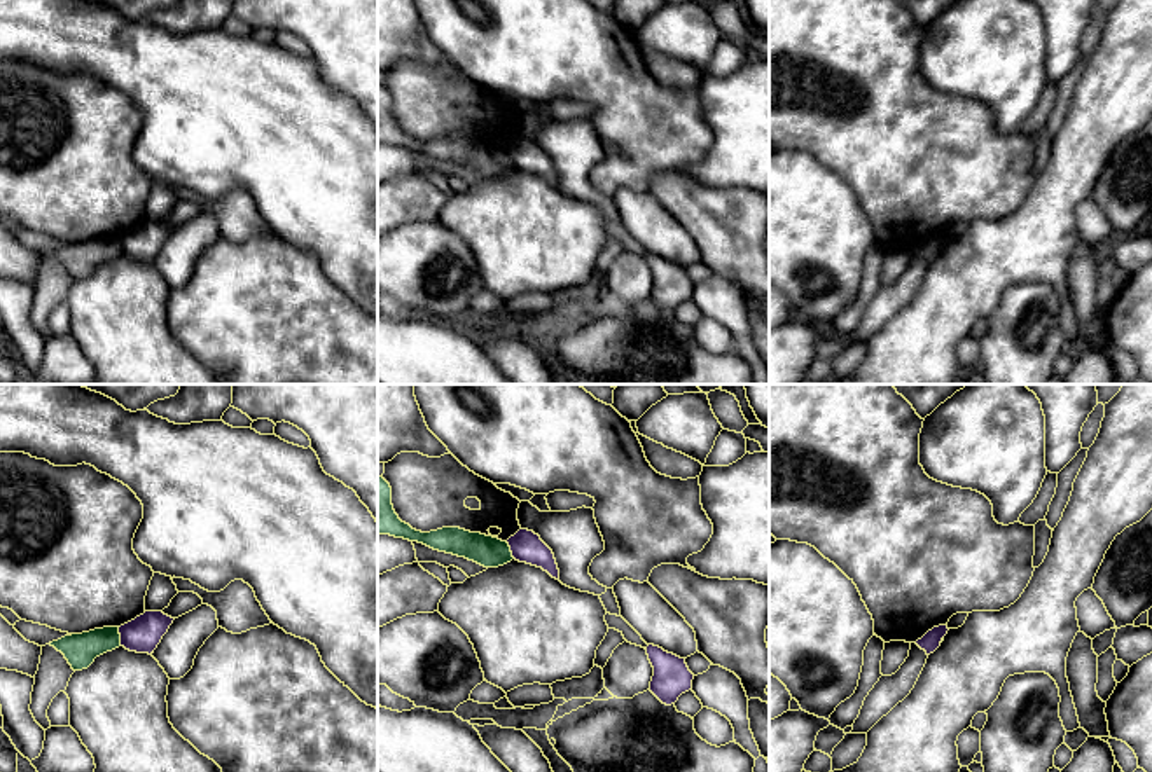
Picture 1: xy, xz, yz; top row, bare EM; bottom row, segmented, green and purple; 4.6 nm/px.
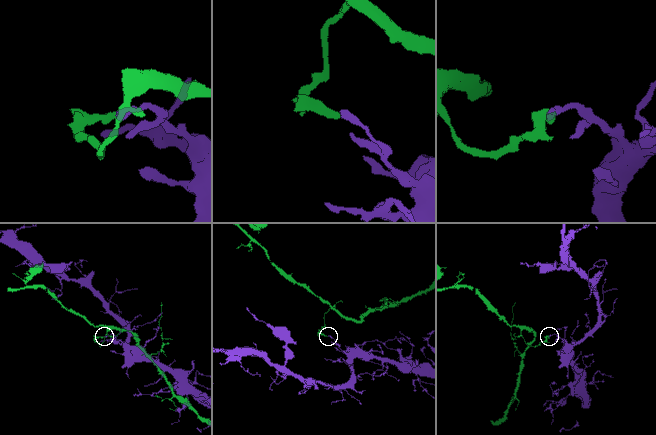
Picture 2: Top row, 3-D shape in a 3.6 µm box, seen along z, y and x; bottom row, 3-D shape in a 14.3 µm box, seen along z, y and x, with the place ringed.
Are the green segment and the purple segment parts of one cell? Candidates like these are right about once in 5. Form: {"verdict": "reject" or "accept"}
{"verdict": "reject"}

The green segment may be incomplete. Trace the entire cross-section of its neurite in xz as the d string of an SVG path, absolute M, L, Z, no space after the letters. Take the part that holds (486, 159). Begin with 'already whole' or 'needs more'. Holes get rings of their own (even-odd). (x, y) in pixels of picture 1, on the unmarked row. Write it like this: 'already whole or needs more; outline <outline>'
already whole; outline M378 86L378 143L418 150L434 159L465 166L484 176L498 176L514 168L509 152L493 145L460 136L442 136L430 141L413 138L395 122L392 96L383 86Z

